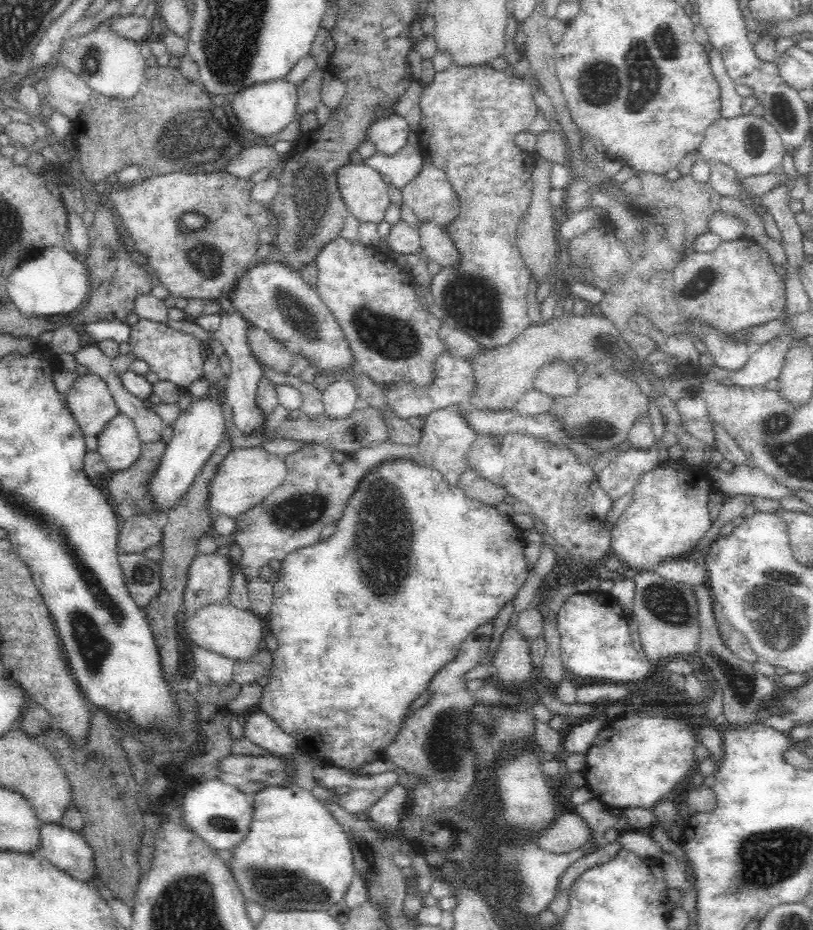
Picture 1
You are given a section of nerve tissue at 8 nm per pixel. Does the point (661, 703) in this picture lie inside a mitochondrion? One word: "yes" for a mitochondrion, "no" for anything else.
no

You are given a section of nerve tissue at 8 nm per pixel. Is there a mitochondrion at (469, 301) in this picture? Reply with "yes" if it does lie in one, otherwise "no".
yes

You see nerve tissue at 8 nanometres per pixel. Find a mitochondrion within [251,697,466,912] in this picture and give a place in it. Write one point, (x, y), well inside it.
(373, 874)

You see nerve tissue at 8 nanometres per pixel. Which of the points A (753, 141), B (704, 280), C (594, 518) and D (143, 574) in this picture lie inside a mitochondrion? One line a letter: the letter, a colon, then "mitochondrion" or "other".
A: mitochondrion
B: mitochondrion
C: other
D: mitochondrion

